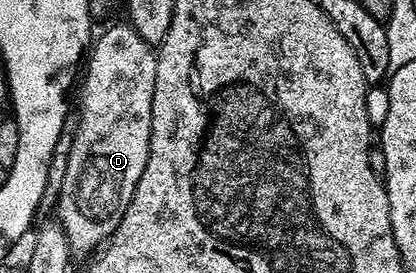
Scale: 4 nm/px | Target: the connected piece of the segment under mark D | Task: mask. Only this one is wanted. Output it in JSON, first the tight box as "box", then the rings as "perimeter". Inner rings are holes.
{"box":[56,24,157,254],"perimeter":[[[110,24],[101,38],[94,40],[87,64],[83,69],[81,85],[81,118],[69,145],[69,158],[65,161],[65,178],[61,181],[61,194],[57,197],[56,220],[67,235],[67,243],[74,254],[100,250],[109,236],[119,227],[127,203],[139,187],[139,175],[147,167],[151,143],[151,103],[155,95],[155,67],[157,55],[154,46],[148,45],[132,25]]]}

